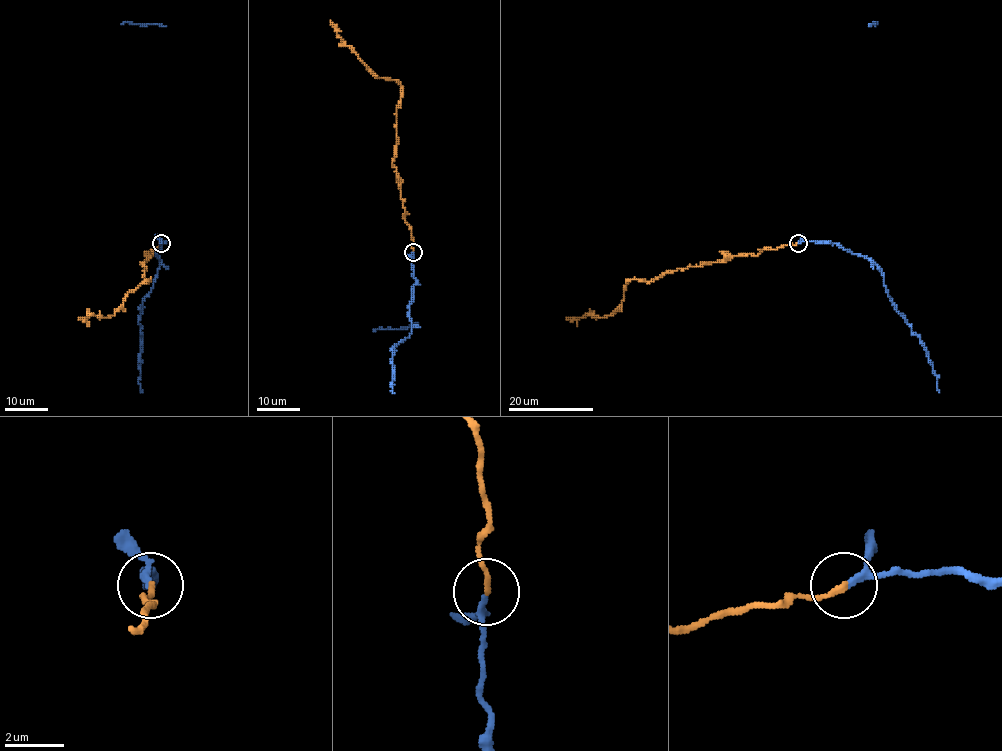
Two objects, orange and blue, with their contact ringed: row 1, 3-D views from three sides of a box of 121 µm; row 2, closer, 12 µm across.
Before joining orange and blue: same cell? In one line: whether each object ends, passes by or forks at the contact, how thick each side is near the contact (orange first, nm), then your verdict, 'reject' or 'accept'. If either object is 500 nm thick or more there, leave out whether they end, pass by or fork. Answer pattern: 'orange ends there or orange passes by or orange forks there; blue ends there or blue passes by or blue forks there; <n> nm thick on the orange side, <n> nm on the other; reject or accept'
orange ends there; blue passes by; 180 nm thick on the orange side, 160 nm on the other; accept

